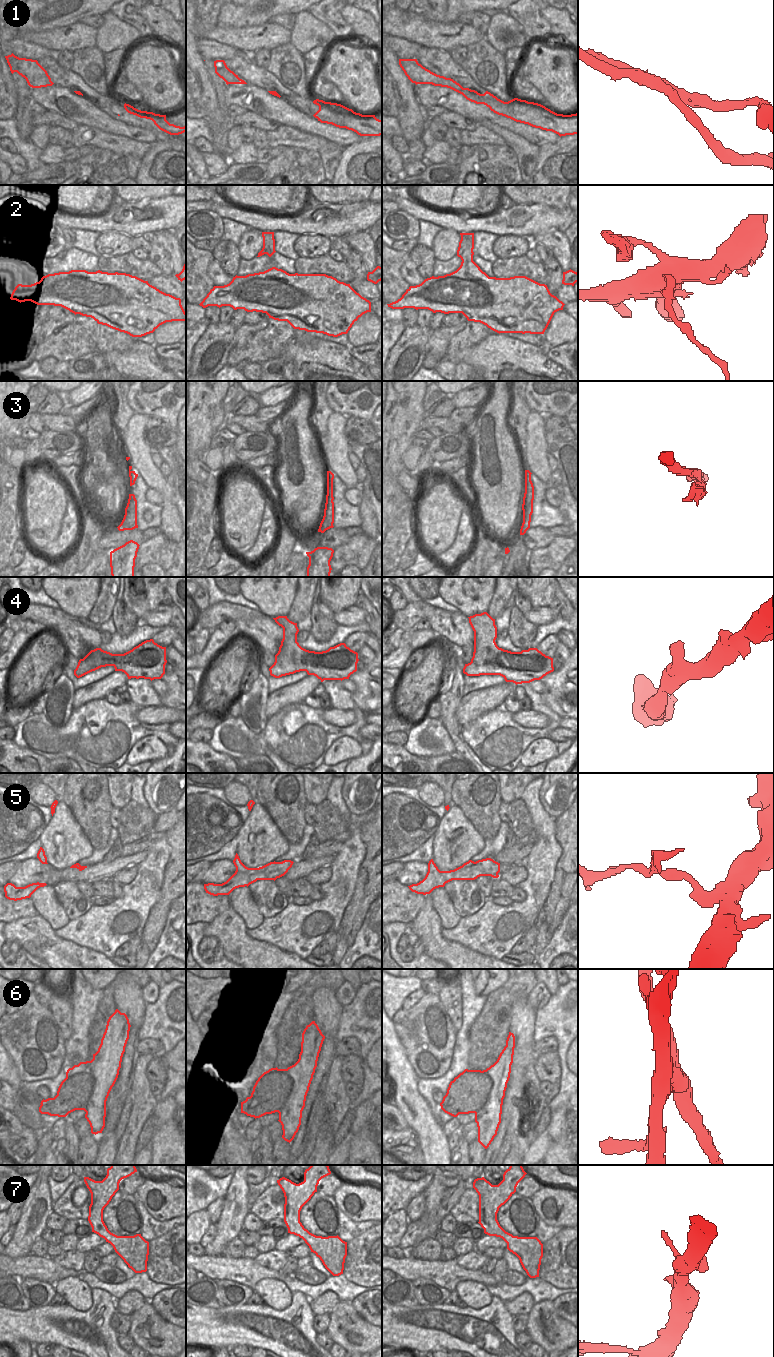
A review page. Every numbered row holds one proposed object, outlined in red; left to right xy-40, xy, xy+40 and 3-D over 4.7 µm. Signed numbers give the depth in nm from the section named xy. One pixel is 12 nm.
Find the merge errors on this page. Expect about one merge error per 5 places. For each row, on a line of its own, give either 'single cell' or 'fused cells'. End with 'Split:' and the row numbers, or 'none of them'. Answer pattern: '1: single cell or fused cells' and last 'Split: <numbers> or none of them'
1: fused cells
2: fused cells
3: single cell
4: single cell
5: single cell
6: fused cells
7: single cell
Split: 1, 2, 6

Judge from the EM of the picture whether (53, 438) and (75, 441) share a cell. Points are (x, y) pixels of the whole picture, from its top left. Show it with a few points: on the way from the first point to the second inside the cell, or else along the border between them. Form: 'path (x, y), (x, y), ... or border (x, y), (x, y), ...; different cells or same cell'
path (58, 441), (70, 441); same cell

